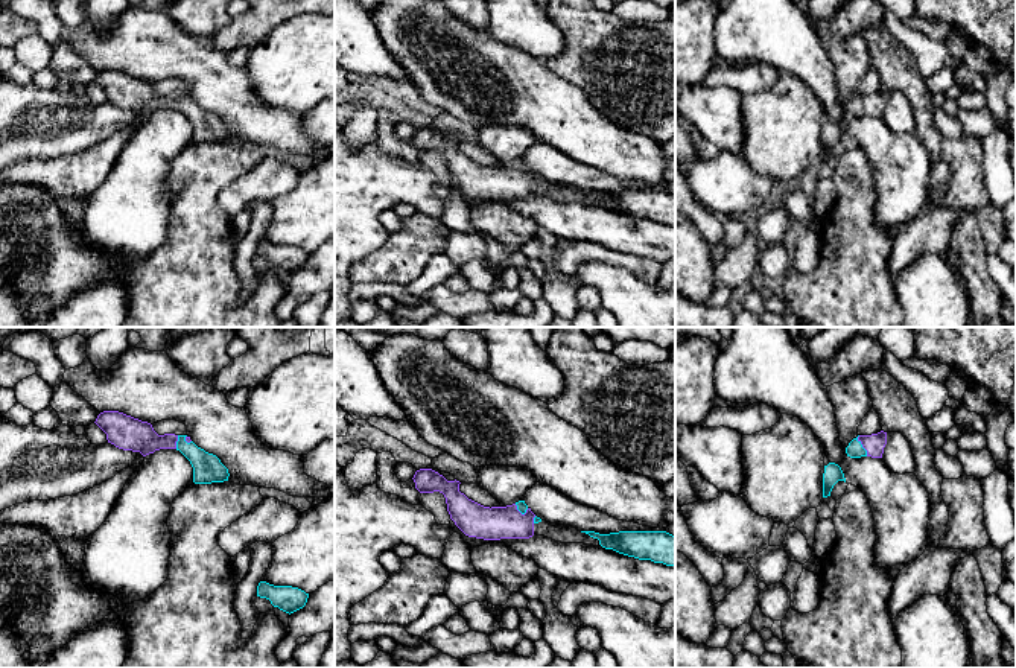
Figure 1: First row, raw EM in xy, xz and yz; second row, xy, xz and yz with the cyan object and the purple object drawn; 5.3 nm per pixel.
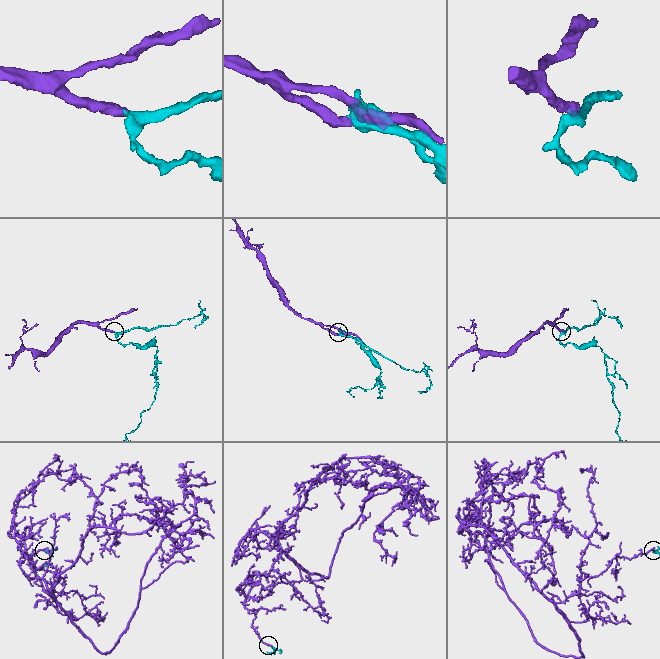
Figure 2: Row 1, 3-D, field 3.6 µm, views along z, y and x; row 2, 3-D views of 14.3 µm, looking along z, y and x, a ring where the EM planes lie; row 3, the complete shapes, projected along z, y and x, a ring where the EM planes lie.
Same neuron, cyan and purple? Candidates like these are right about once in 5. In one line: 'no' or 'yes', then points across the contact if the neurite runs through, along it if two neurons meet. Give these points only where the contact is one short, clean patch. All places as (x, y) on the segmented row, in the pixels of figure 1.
yes; way yz (855, 449), (861, 446), (872, 446), (875, 443)

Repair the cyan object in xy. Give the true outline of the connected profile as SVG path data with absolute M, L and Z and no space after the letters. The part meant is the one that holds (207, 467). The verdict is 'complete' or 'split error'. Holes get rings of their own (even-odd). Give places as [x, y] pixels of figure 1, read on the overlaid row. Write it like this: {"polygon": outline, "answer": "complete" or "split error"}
{"polygon": "M103 411L94 423L106 434L108 443L123 450L140 452L143 456L160 449L179 450L193 467L195 484L228 481L228 469L221 460L198 447L187 435L158 435L151 423L119 411Z", "answer": "split error"}

